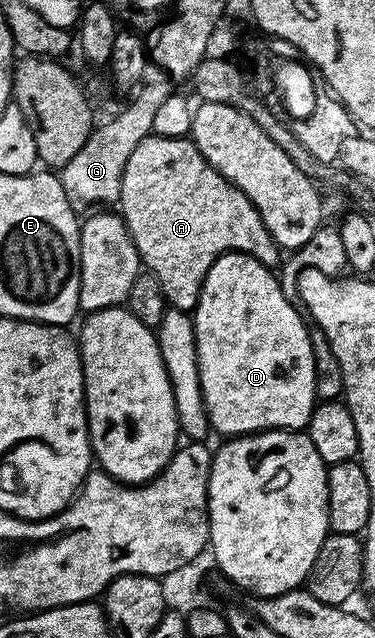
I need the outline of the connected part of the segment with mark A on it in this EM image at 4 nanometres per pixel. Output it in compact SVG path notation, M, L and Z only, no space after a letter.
M153 134L144 137L140 142L140 146L136 146L136 150L132 150L132 154L124 166L122 185L120 186L120 194L118 195L118 204L120 205L122 221L126 223L128 234L132 238L132 242L138 251L141 267L145 269L145 271L151 272L156 278L156 282L160 282L160 290L164 290L167 305L172 308L179 308L181 312L193 313L194 307L198 305L198 295L202 289L202 283L208 274L208 270L212 266L212 262L216 262L216 258L220 258L225 252L243 252L267 266L274 266L274 263L278 260L278 255L280 255L278 243L274 241L272 234L268 234L268 226L264 226L264 222L260 218L256 206L252 206L252 202L249 198L245 196L236 185L232 182L228 182L228 178L221 176L221 174L206 161L204 154L200 154L200 150L195 146L193 140L189 138L177 140L176 138L164 138L163 136L155 136Z

